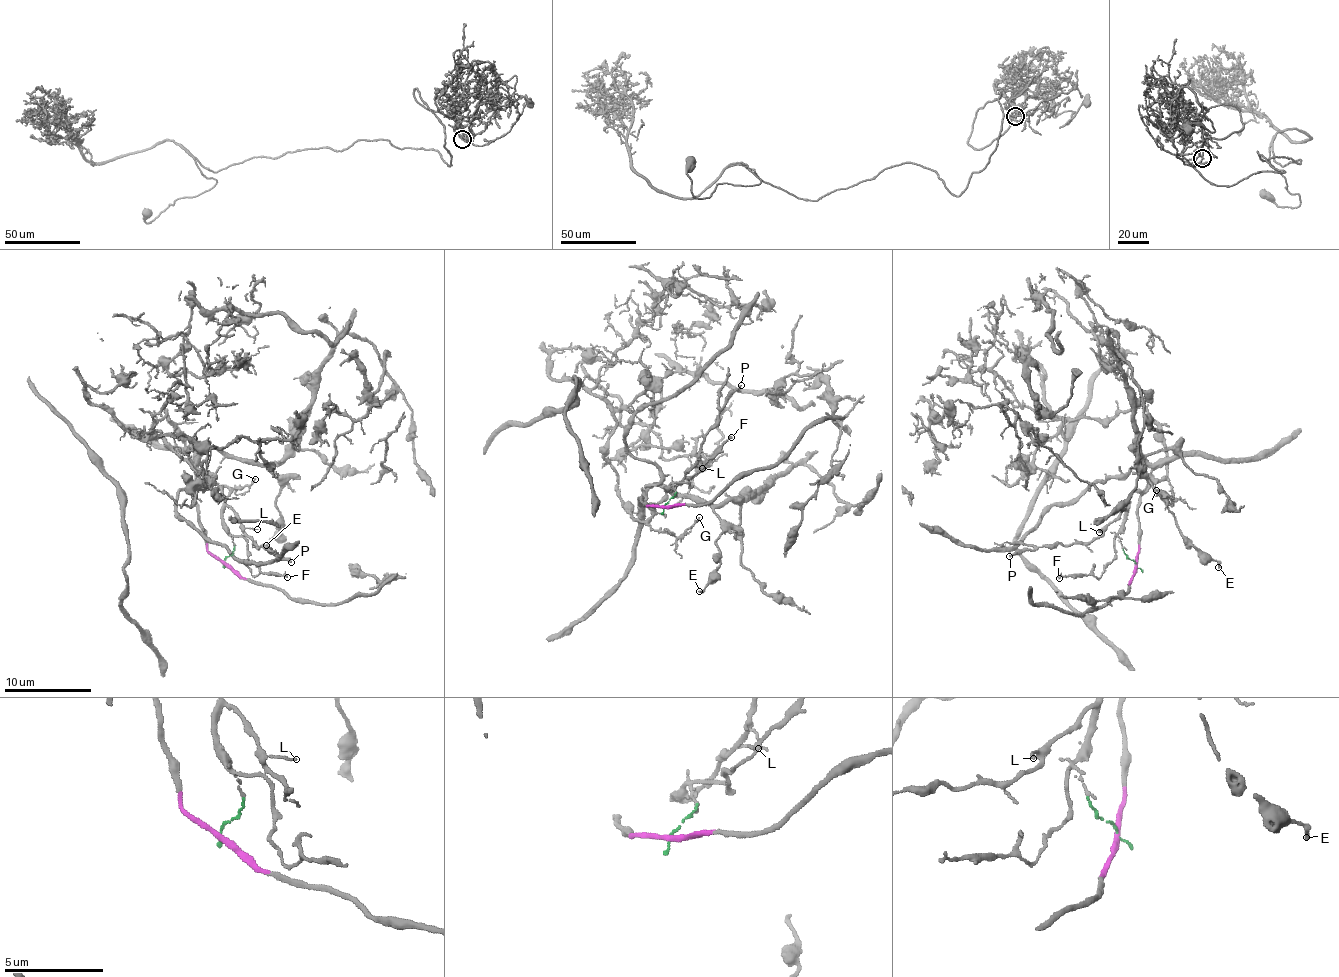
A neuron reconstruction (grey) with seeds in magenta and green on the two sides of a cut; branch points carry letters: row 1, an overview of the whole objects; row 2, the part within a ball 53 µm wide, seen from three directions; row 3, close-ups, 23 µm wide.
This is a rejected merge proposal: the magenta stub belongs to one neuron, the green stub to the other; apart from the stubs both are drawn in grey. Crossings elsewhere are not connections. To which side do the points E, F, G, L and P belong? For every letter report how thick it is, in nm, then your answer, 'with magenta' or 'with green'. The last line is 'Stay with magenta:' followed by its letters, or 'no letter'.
E: 190 nm thick; with magenta
F: 160 nm thick; with green
G: 170 nm thick; with green
L: 110 nm thick; with green
P: 150 nm thick; with green
Stay with magenta: E

